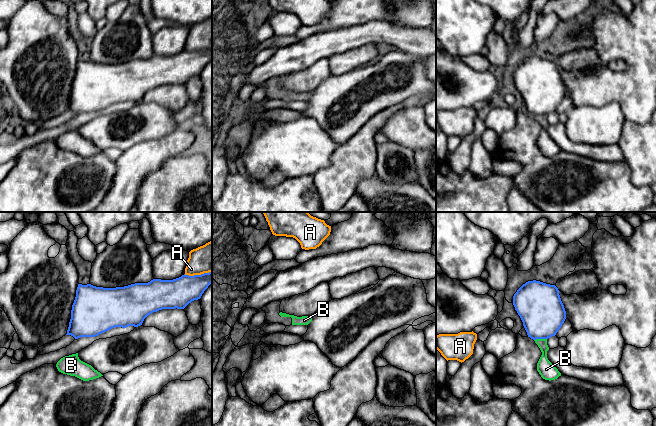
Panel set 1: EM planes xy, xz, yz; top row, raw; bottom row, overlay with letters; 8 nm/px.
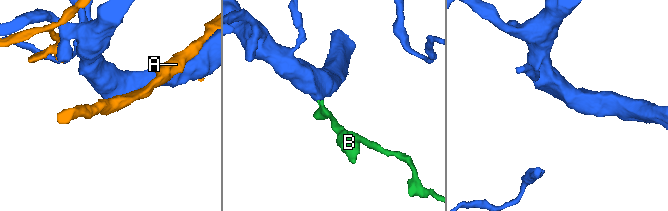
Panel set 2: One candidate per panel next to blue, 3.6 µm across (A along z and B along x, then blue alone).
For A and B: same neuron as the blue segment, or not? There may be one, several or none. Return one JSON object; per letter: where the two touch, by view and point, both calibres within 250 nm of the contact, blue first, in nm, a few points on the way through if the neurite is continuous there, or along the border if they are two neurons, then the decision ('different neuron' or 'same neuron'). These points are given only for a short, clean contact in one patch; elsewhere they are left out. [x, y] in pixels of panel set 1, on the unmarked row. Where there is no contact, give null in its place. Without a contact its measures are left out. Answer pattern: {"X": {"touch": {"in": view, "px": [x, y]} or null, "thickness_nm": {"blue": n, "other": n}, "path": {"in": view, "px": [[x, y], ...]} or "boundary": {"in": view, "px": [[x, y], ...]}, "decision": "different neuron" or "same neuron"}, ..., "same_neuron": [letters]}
{"A": {"touch": {"in": "xy", "px": [197, 51]}, "thickness_nm": {"blue": 240, "other": 240}, "decision": "different neuron"}, "B": {"touch": {"in": "yz", "px": [540, 114]}, "thickness_nm": {"blue": 360, "other": 130}, "boundary": {"in": "yz", "px": [[546, 114], [536, 114], [534, 116]]}, "decision": "different neuron"}, "same_neuron": []}

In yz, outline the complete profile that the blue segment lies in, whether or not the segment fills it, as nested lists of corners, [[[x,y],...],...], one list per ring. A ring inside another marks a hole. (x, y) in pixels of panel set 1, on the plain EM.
[[[540,57],[523,60],[513,72],[513,81],[533,116],[555,112],[566,95],[558,64]]]

